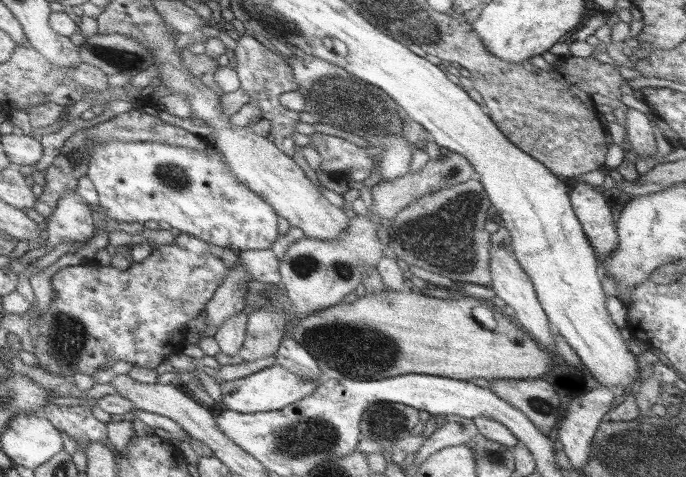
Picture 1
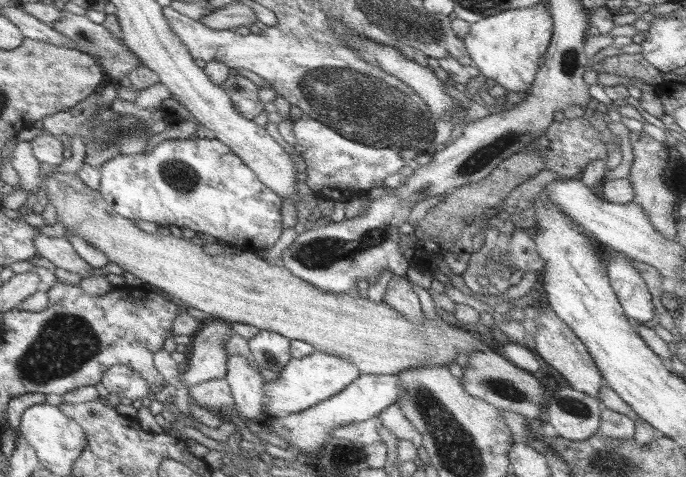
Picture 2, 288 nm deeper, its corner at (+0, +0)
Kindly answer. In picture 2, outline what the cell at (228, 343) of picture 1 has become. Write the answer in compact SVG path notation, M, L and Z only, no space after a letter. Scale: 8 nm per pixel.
M229 354L225 370L225 380L231 388L237 414L253 422L263 422L263 378L255 370L255 366L243 354Z

